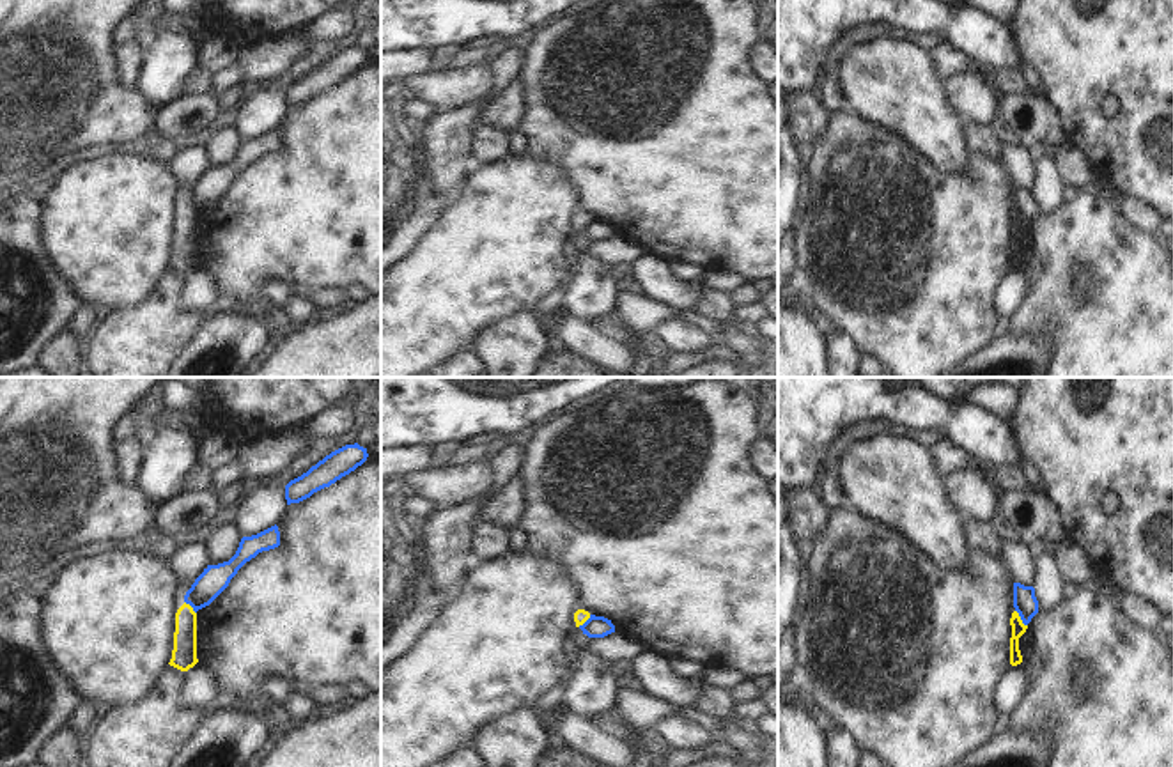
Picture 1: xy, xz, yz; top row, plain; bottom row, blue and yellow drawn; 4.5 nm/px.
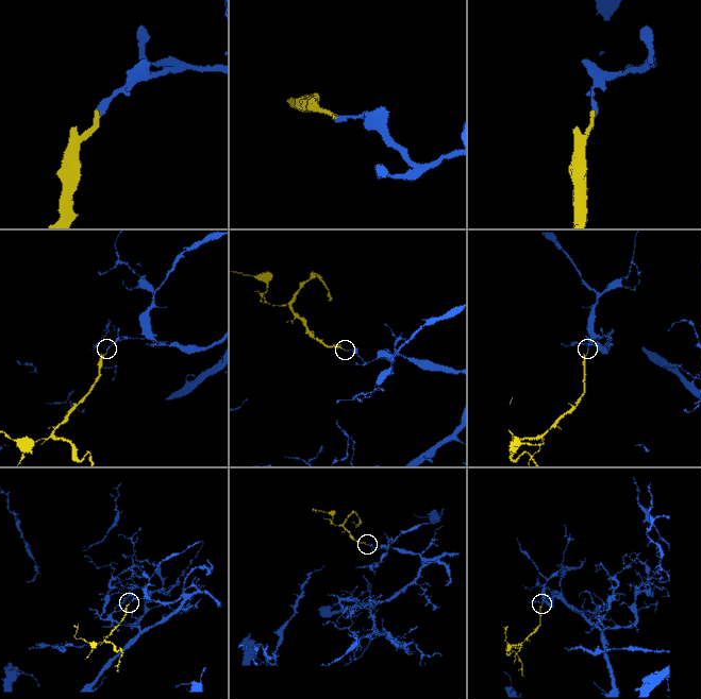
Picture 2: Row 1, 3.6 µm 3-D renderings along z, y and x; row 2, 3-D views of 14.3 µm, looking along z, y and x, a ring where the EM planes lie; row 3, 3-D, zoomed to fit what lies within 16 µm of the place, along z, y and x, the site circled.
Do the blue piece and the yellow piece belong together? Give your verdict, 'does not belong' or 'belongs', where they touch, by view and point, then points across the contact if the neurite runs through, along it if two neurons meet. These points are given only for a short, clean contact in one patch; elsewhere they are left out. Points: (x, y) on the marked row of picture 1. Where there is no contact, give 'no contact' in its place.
does not belong | yz (1021, 619) | along yz (1016, 610), (1026, 626)

